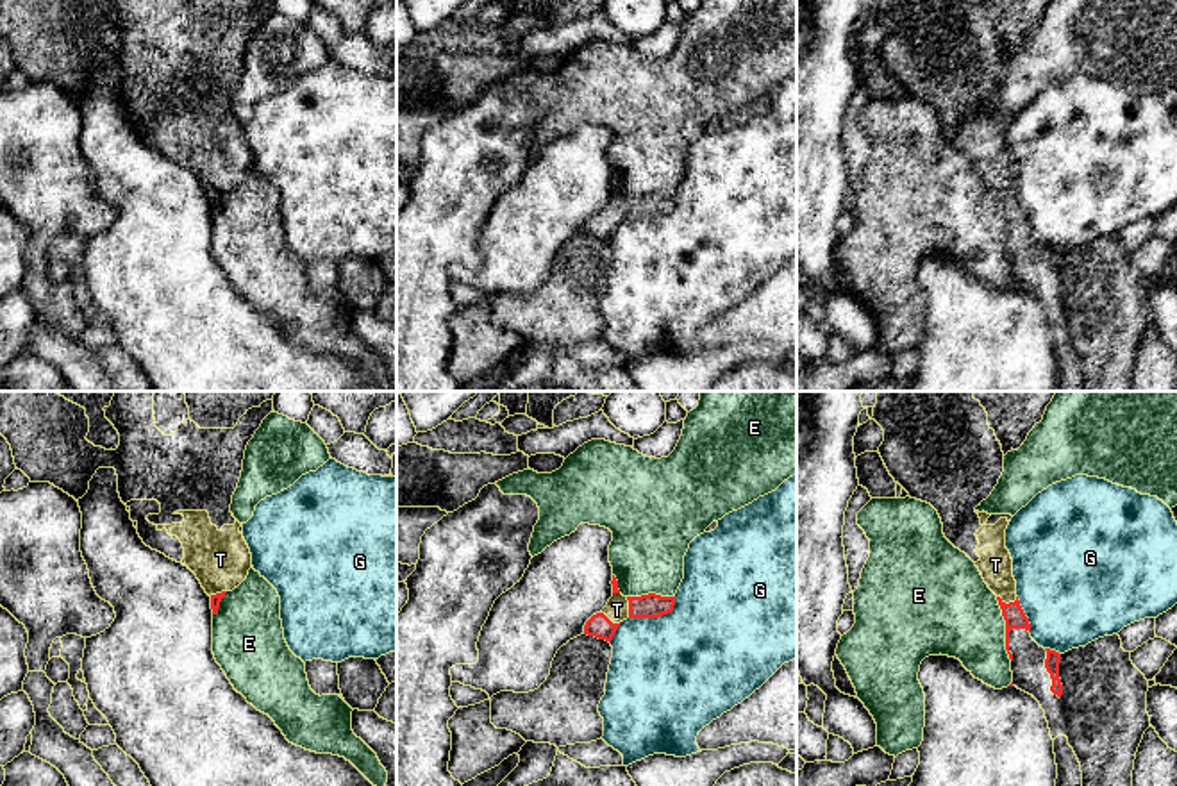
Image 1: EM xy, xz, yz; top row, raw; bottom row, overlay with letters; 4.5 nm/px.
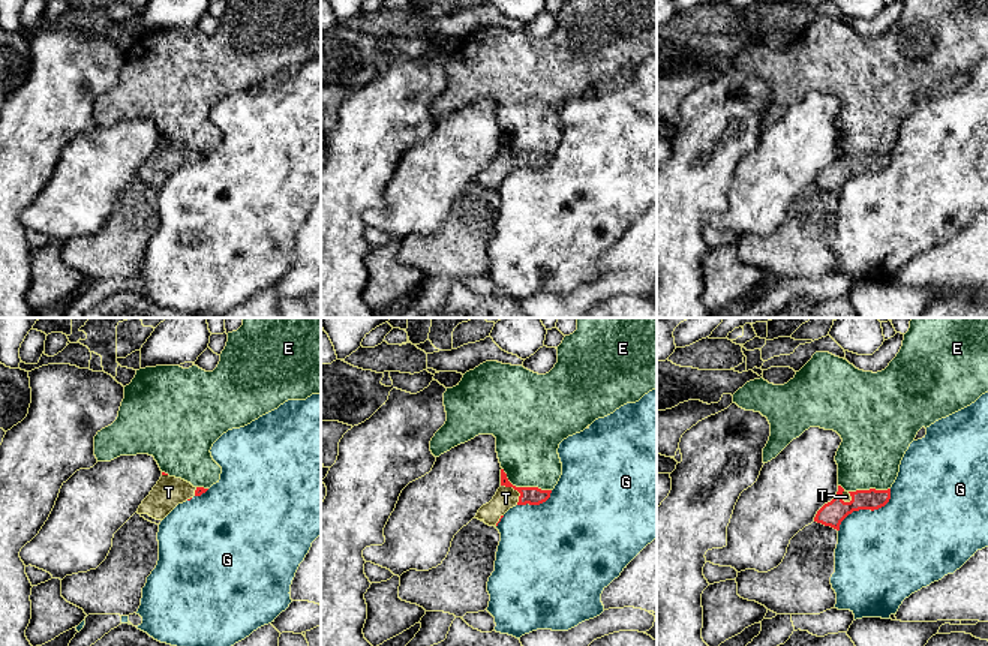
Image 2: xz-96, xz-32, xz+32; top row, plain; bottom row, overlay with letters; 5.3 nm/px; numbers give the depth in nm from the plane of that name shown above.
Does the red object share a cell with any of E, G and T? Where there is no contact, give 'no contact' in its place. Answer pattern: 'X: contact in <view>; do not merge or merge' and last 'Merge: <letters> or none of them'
E: contact in yz; do not merge
G: contact in xz; do not merge
T: contact in yz; merge
Merge: T

